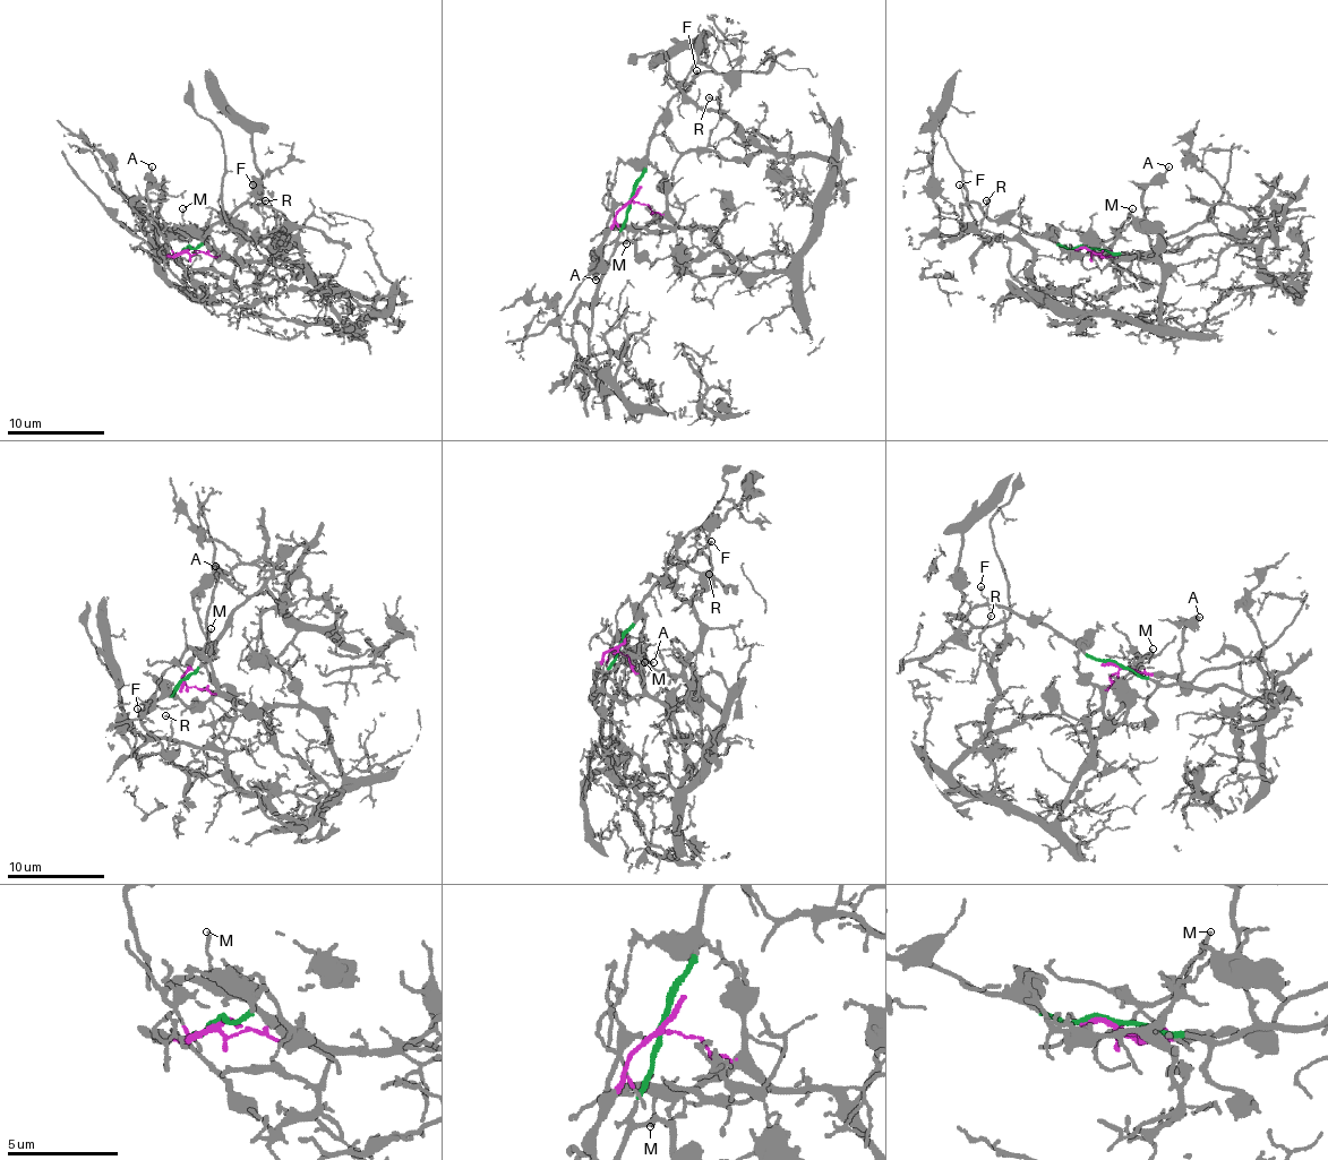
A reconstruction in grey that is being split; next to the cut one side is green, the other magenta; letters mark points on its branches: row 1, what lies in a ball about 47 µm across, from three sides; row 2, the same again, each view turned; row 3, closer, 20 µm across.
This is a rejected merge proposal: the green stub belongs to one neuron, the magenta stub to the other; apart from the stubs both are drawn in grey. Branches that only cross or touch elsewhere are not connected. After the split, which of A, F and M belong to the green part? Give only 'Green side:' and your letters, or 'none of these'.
Green side: A, F

